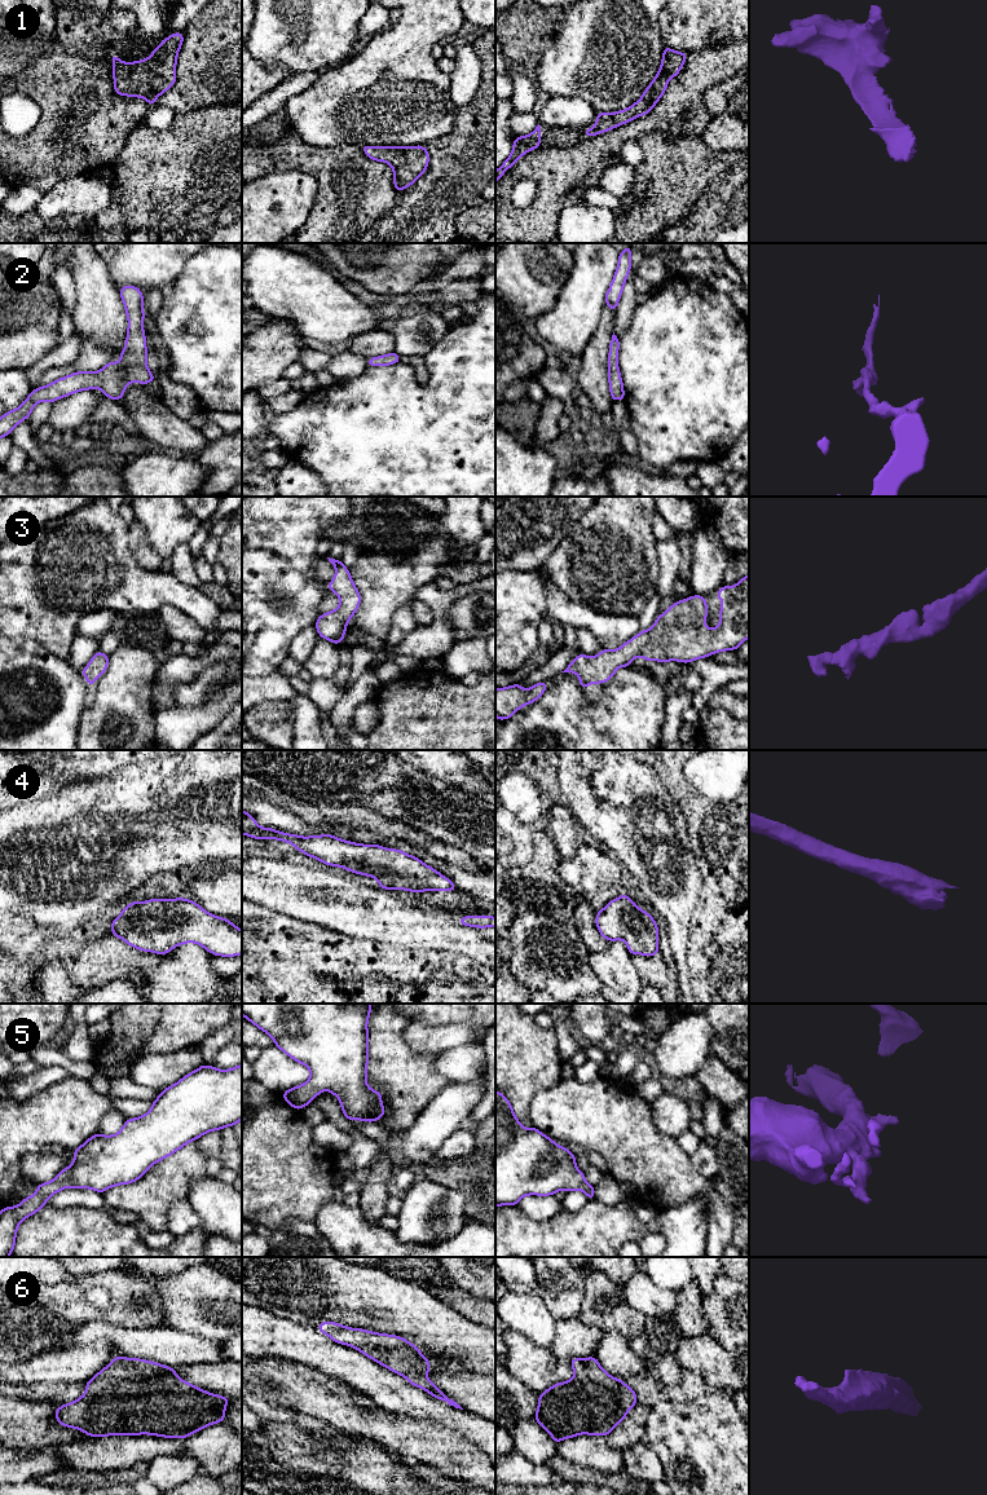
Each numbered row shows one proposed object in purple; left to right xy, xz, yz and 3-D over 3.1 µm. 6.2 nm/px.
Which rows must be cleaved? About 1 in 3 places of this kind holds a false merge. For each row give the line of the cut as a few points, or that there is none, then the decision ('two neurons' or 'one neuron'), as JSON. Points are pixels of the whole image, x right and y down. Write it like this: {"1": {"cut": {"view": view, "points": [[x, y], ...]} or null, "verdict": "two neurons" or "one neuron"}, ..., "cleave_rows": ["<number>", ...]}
{"1": {"cut": null, "verdict": "one neuron"}, "2": {"cut": null, "verdict": "one neuron"}, "3": {"cut": null, "verdict": "one neuron"}, "4": {"cut": null, "verdict": "one neuron"}, "5": {"cut": null, "verdict": "one neuron"}, "6": {"cut": null, "verdict": "one neuron"}, "cleave_rows": []}

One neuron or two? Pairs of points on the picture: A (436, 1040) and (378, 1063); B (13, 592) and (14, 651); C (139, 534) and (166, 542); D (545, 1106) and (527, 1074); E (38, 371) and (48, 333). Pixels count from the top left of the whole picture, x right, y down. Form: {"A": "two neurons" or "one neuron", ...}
{"A": "two neurons", "B": "two neurons", "C": "two neurons", "D": "two neurons", "E": "two neurons"}

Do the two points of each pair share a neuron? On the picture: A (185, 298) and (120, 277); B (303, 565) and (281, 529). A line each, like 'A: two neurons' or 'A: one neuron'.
A: two neurons
B: one neuron

